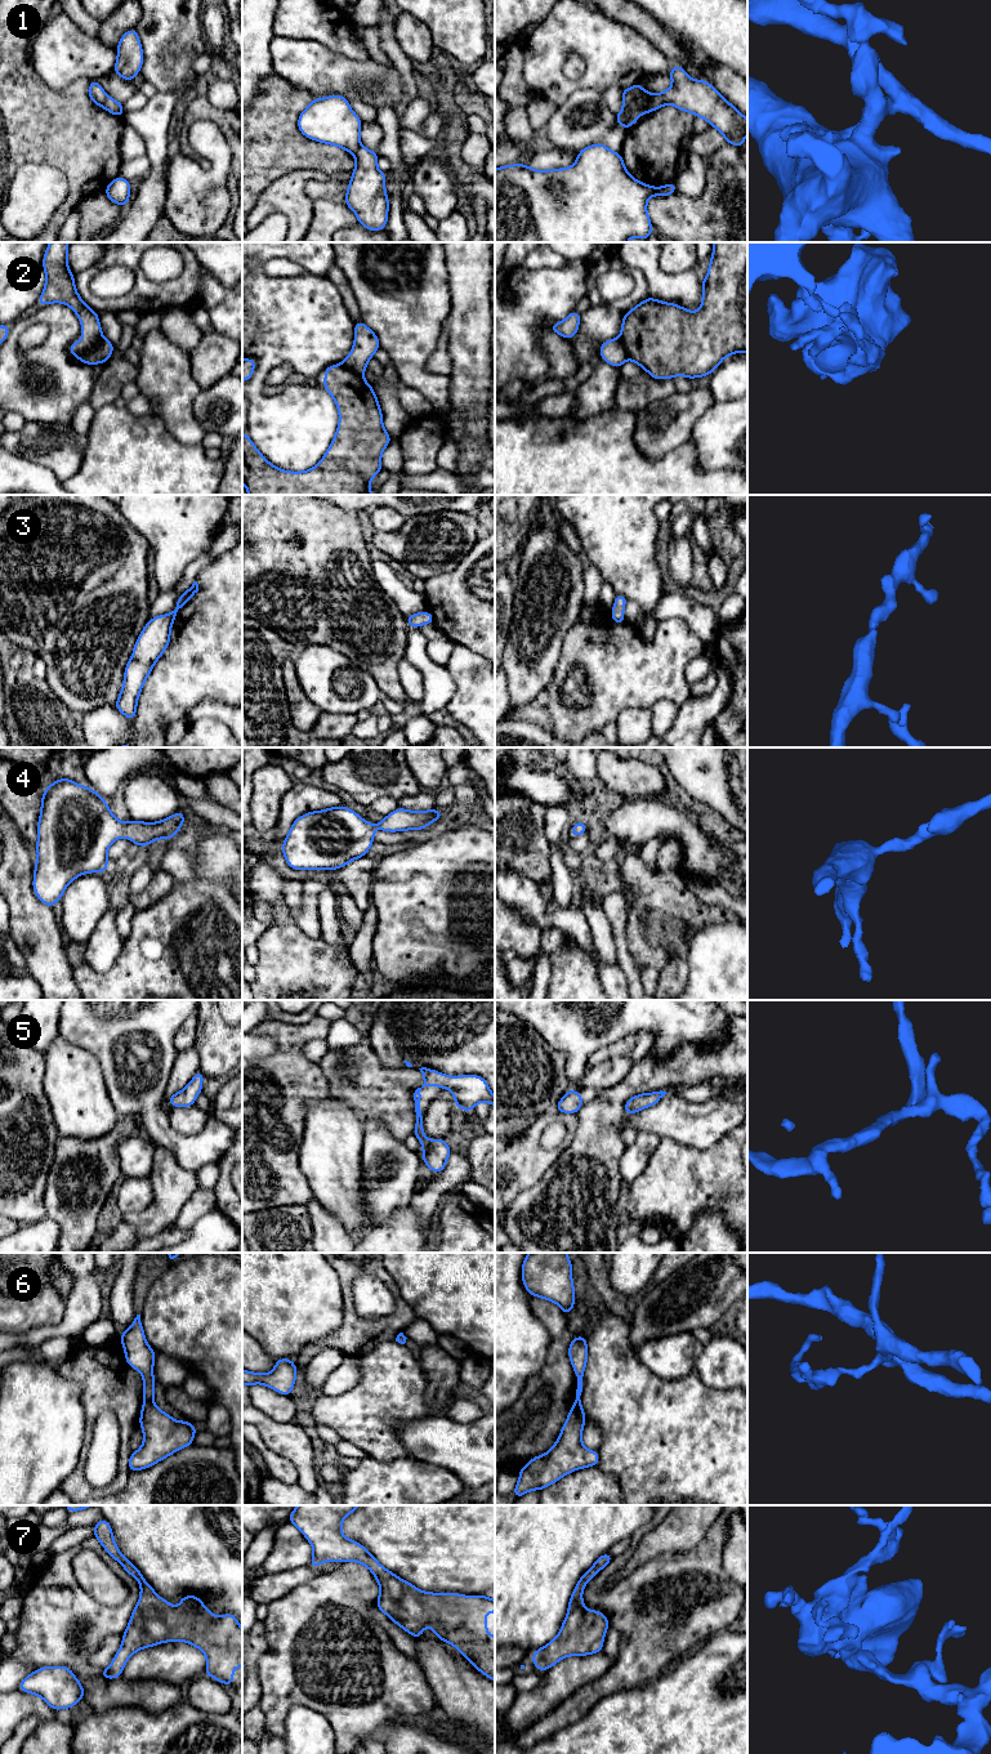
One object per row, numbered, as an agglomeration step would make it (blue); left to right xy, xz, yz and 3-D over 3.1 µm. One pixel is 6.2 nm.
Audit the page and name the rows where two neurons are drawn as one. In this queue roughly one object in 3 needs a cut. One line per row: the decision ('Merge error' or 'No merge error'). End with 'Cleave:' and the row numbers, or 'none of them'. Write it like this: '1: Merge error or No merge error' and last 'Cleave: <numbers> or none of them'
1: Merge error
2: Merge error
3: No merge error
4: No merge error
5: No merge error
6: No merge error
7: No merge error
Cleave: 1, 2

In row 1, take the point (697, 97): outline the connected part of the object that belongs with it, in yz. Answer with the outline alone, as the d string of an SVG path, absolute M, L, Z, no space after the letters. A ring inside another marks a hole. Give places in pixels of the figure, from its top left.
M679 64L671 67L669 76L673 85L655 98L651 112L671 104L680 111L706 120L732 146L744 146L747 134L747 119L726 101L710 82L691 79Z

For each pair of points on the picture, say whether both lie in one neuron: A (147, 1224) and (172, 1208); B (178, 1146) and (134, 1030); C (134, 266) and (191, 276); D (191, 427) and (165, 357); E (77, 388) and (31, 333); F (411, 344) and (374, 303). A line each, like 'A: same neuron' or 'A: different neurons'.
A: same neuron
B: same neuron
C: same neuron
D: same neuron
E: different neurons
F: same neuron

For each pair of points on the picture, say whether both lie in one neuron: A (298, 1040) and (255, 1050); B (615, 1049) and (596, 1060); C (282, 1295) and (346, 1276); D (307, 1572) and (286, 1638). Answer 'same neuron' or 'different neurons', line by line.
A: different neurons
B: same neuron
C: different neurons
D: different neurons

